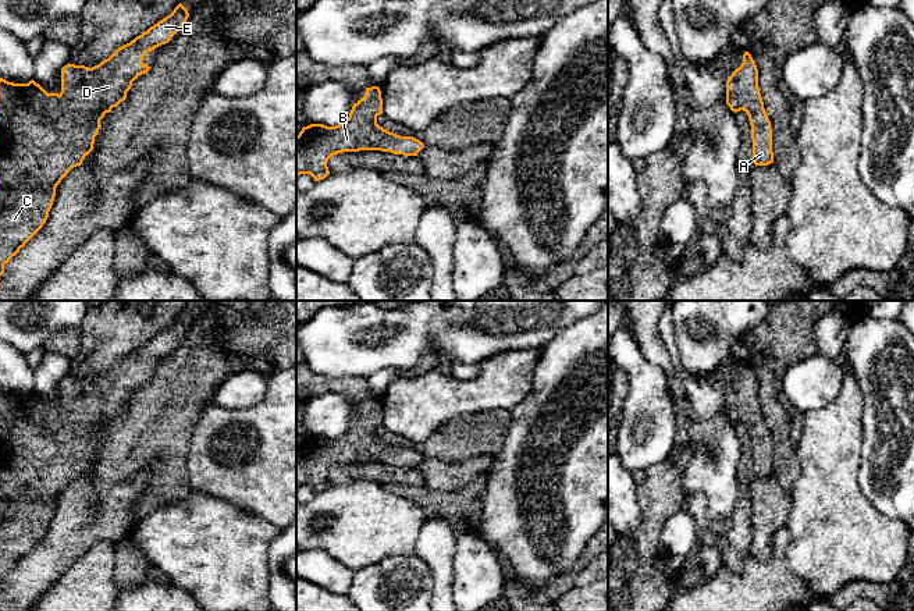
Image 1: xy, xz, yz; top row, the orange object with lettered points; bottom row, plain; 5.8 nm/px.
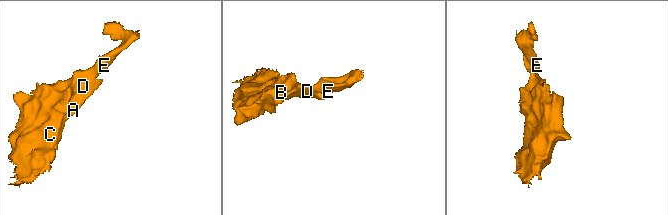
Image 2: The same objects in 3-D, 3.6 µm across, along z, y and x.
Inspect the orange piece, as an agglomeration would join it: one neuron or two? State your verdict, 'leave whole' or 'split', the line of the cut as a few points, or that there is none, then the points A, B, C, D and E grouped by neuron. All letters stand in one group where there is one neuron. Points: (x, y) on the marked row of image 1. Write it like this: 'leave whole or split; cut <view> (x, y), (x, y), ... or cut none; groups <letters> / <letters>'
leave whole; cut none; groups A B C D E

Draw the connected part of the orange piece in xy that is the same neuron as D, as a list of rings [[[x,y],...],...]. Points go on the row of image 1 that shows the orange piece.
[[[179,3],[170,15],[100,64],[88,68],[68,63],[61,68],[60,93],[47,93],[33,79],[14,84],[0,78],[0,276],[4,264],[46,223],[57,185],[93,150],[100,120],[124,102],[132,82],[150,70],[142,63],[145,54],[168,43],[188,17],[188,10]]]

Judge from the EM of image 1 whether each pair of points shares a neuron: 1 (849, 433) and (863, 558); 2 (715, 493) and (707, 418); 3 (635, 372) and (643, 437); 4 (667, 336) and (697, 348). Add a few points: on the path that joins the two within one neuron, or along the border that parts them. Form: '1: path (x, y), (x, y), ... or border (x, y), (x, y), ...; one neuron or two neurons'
1: path (843, 464), (843, 528); one neuron
2: path (715, 475), (717, 455), (712, 436); one neuron
3: path (643, 389), (643, 421); one neuron
4: border (671, 315), (675, 345), (680, 363), (686, 369); two neurons

